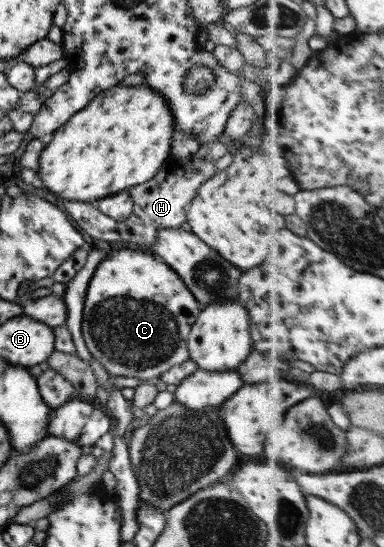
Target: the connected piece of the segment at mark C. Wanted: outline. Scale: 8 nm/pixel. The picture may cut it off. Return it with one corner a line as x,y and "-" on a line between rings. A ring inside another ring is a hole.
133,250
111,254
97,266
89,281
82,320
86,347
111,376
138,378
144,382
156,380
175,364
183,364
190,358
187,339
201,306
183,280
151,254

